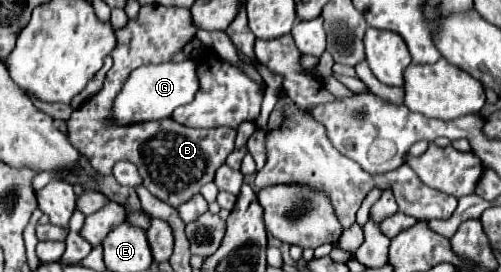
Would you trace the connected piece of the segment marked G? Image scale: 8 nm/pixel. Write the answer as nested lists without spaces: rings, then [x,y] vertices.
[[[194,60],[140,66],[126,80],[122,92],[118,94],[118,98],[114,102],[112,114],[118,120],[118,124],[160,120],[160,118],[170,116],[178,106],[190,104],[194,100],[194,94],[198,92],[198,86],[200,86],[200,82],[198,82],[198,72],[196,72]]]

